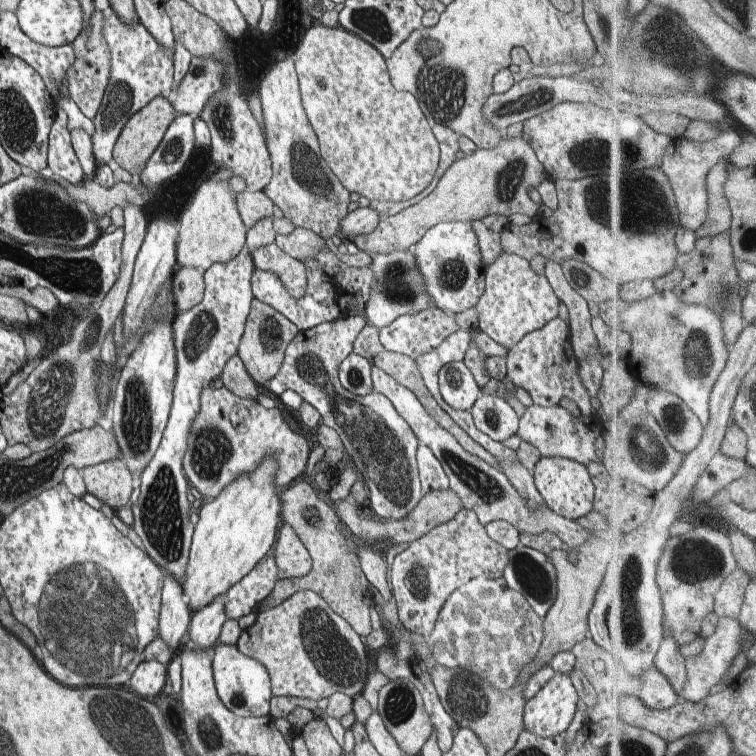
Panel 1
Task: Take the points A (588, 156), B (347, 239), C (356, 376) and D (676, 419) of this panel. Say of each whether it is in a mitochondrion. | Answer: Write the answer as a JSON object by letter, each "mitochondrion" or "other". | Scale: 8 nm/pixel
{"A":"mitochondrion","B":"other","C":"mitochondrion","D":"mitochondrion"}

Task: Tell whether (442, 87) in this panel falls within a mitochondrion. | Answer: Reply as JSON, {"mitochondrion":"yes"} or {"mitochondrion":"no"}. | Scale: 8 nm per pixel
{"mitochondrion":"yes"}

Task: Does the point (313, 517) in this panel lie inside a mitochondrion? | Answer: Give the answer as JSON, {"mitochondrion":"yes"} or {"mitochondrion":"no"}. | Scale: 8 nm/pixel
{"mitochondrion":"yes"}

